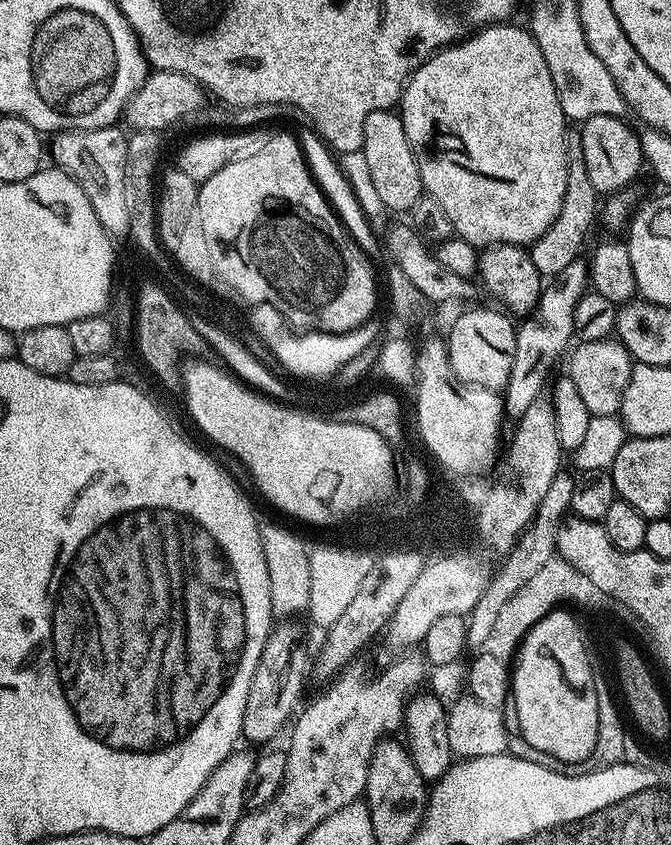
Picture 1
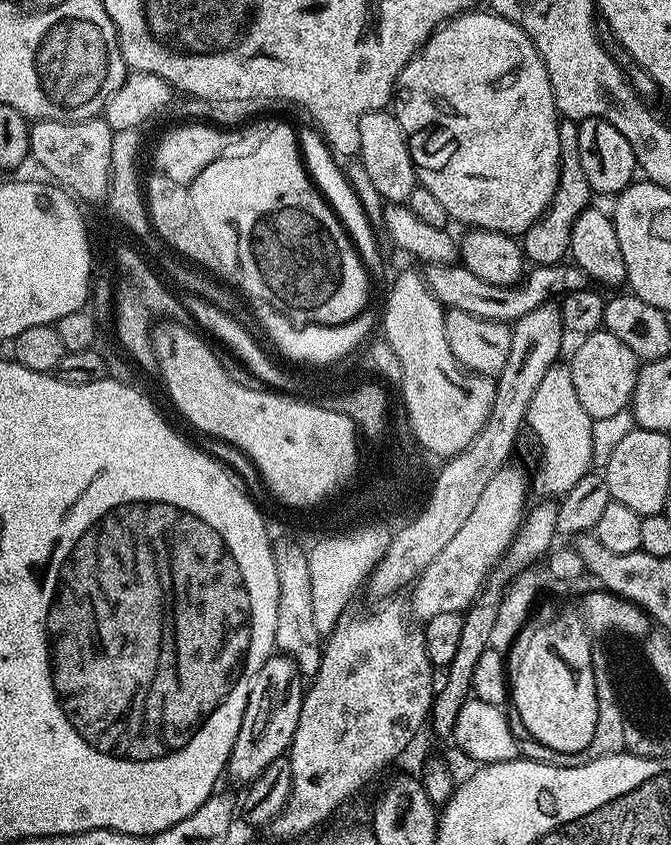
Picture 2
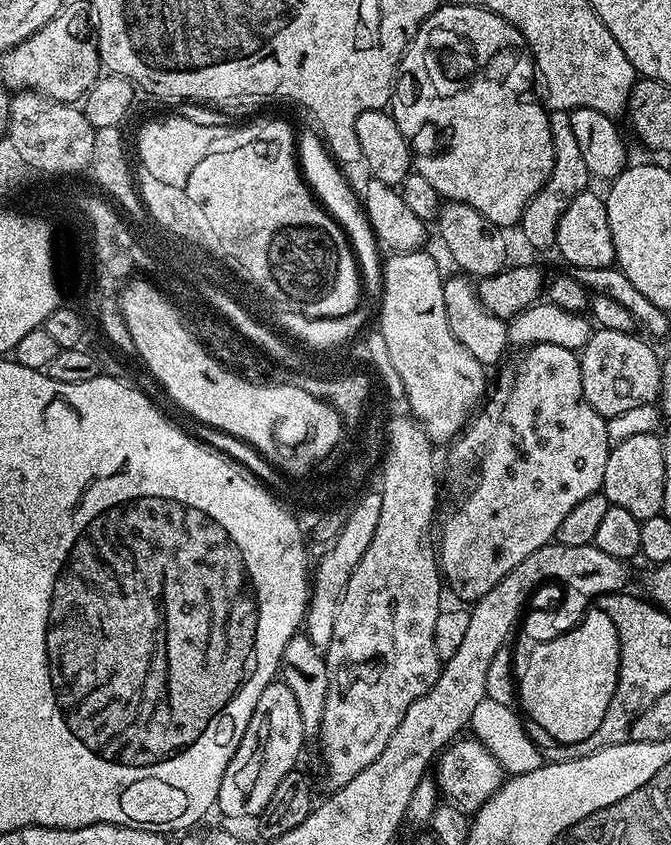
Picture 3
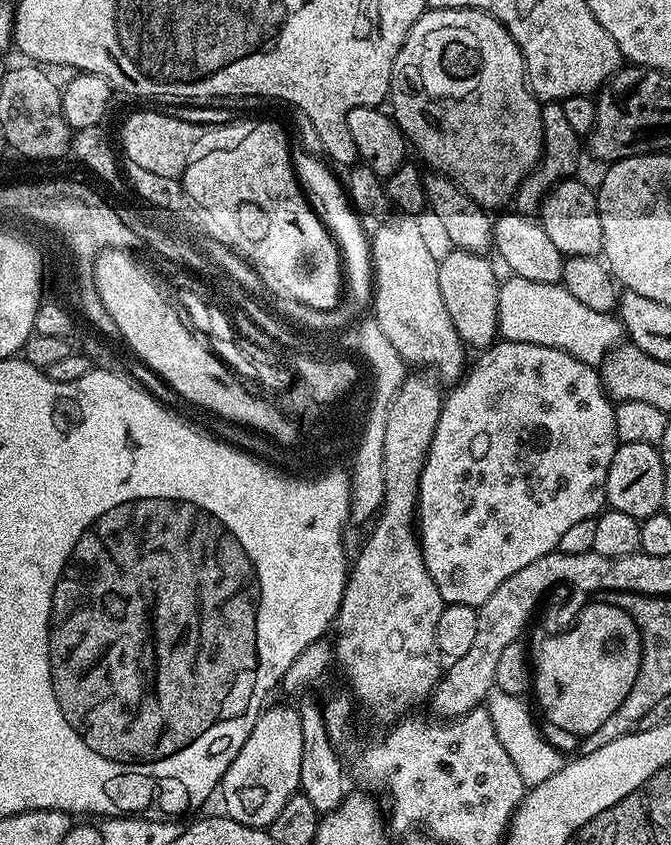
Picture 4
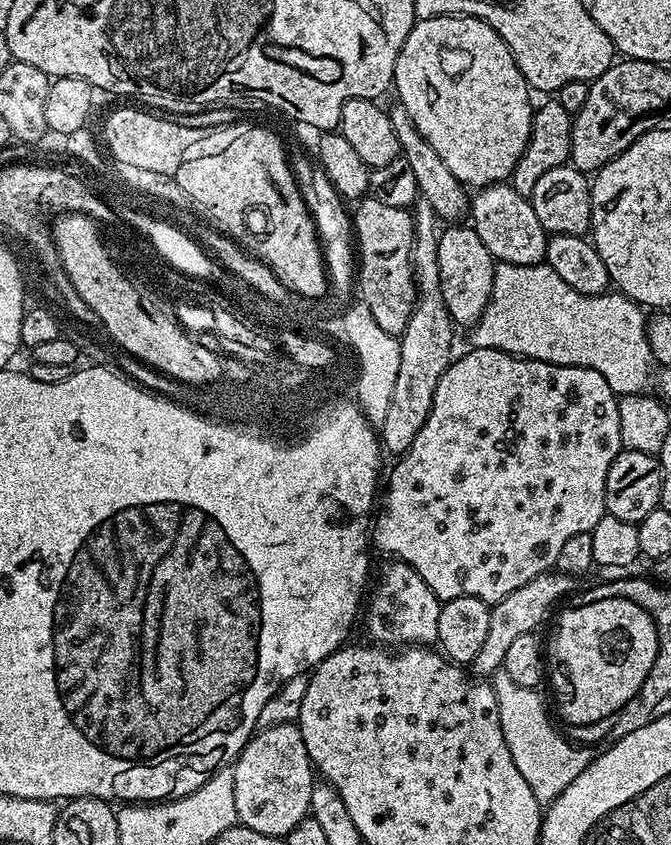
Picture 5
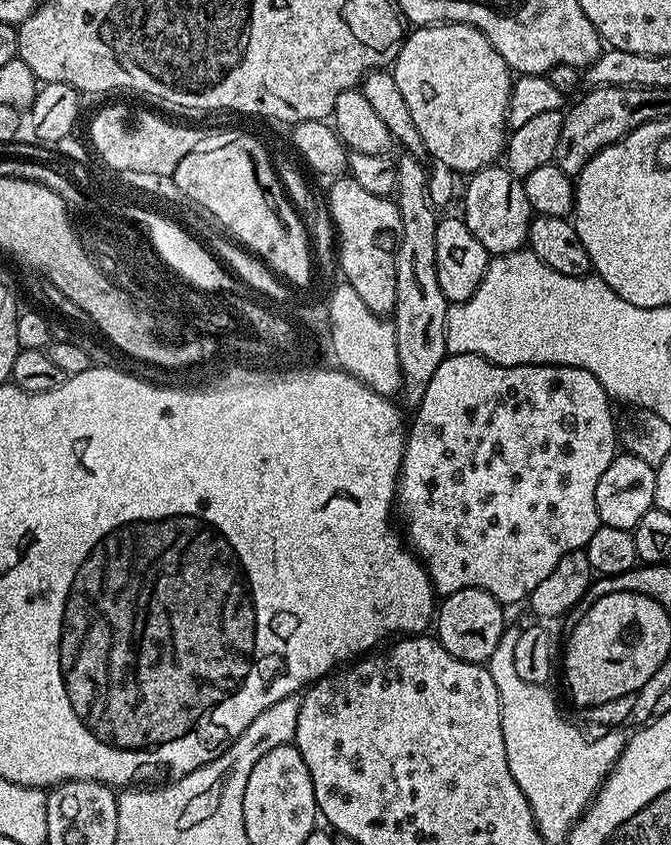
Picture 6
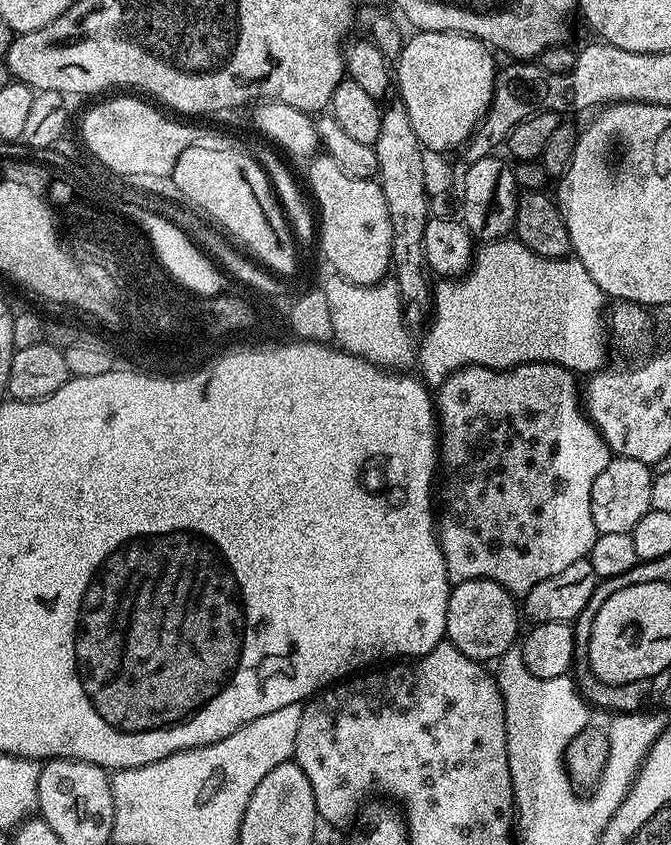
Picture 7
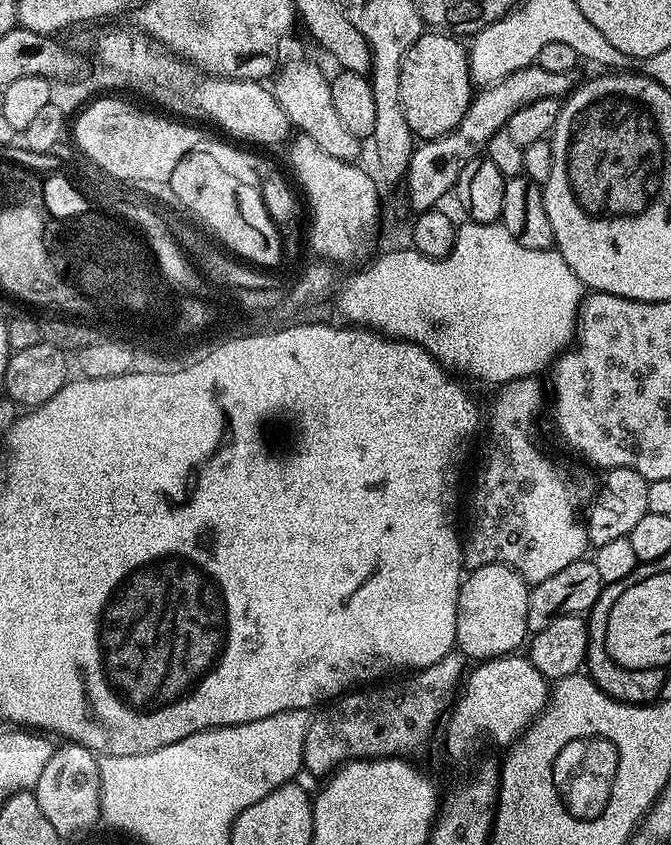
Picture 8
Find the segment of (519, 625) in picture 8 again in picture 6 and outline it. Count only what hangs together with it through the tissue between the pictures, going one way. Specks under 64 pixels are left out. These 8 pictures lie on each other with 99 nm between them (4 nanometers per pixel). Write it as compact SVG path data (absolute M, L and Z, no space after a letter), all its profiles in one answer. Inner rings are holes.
M477 588L458 590L439 601L434 613L435 639L439 640L440 645L446 650L450 650L454 658L462 658L471 664L484 664L500 645L506 627L504 612L505 605L497 602L494 594L486 590Z

